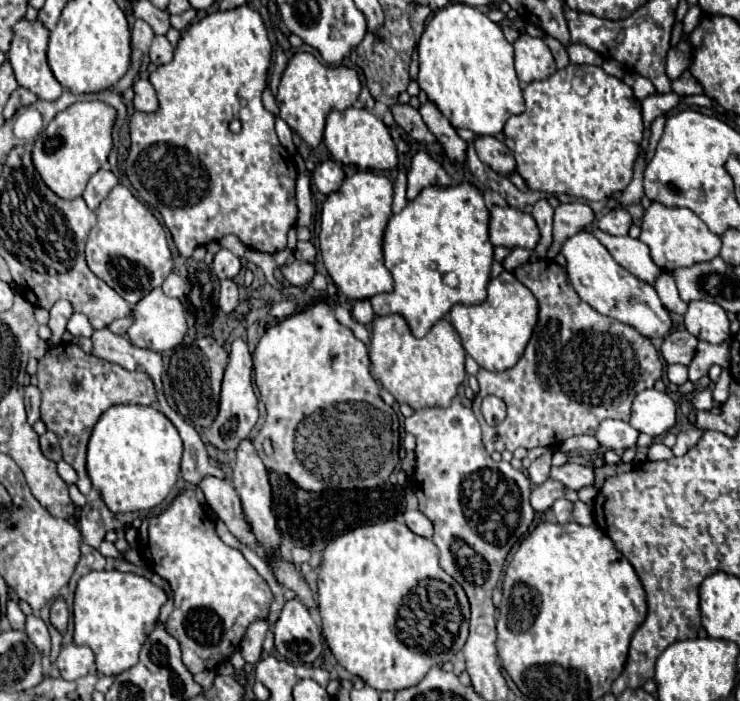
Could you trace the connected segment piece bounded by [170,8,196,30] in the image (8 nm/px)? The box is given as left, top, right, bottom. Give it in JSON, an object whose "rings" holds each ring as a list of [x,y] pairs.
{"rings":[[[194,8],[186,10],[184,14],[170,16],[170,20],[172,20],[172,28],[176,28],[176,30],[184,30],[184,28],[194,20],[194,18],[196,18],[196,10],[194,10]]]}

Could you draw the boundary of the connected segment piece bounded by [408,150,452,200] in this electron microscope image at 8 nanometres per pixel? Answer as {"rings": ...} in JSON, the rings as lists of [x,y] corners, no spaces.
{"rings":[[[420,150],[412,156],[408,168],[408,200],[414,200],[426,186],[450,186],[452,180],[444,166],[428,152]]]}

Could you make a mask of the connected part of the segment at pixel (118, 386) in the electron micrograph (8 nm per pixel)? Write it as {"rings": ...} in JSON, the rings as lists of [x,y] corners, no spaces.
{"rings":[[[60,342],[52,346],[38,362],[38,388],[42,392],[42,420],[52,430],[62,448],[64,460],[78,472],[76,486],[88,496],[92,484],[86,472],[86,446],[94,424],[114,404],[144,404],[156,402],[156,388],[146,372],[130,372],[118,364],[108,364],[92,354],[86,354],[72,342]]]}

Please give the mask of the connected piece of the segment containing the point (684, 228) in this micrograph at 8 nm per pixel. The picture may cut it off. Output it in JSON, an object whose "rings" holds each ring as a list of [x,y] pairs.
{"rings":[[[652,202],[642,220],[640,240],[650,248],[650,256],[660,268],[684,268],[698,262],[708,262],[720,252],[720,238],[708,232],[708,226],[688,208],[666,208],[660,202]]]}

